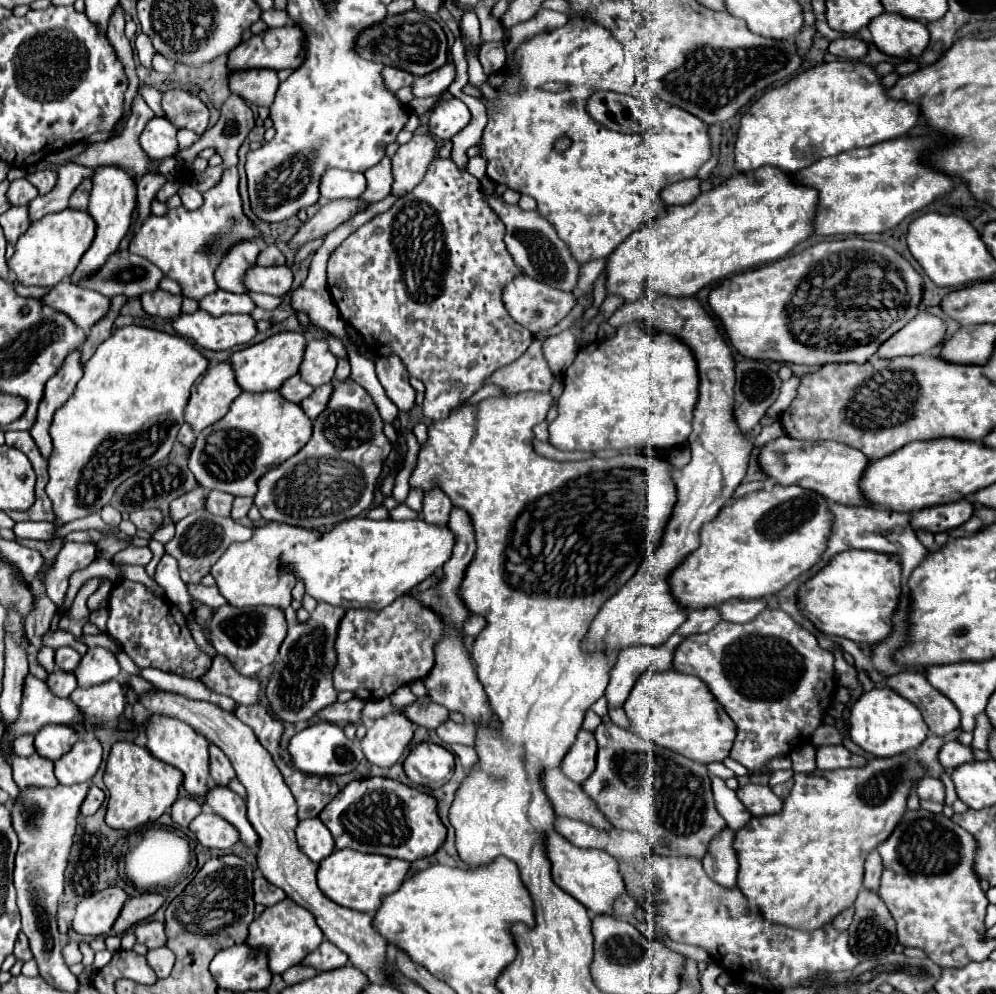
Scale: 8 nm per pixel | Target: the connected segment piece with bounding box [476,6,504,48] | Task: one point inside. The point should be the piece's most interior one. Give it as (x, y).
(491, 30)

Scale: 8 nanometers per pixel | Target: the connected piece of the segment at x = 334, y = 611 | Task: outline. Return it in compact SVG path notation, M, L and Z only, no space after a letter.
M318 602L310 620L298 622L288 628L288 636L280 646L280 656L272 664L270 682L266 686L266 698L282 722L302 722L312 720L320 710L336 702L338 690L332 684L332 670L336 666L336 636L340 620L344 618L344 608Z

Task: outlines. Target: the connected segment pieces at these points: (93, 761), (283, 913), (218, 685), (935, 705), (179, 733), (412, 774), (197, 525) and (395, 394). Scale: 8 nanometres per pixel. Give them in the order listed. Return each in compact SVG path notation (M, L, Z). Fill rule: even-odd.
M80 738L70 752L54 762L56 778L64 786L92 780L102 762L102 746L96 738Z
M282 900L270 908L266 908L252 924L250 924L250 932L246 938L246 944L252 946L250 950L260 950L266 952L266 960L268 960L268 968L272 970L272 974L282 974L284 970L300 964L312 950L316 950L316 946L324 940L322 930L316 924L316 918L304 910L302 906L294 904L292 900Z
M222 654L214 656L212 670L200 678L206 688L230 696L238 704L256 704L260 682L256 678L246 678L234 670L230 660Z
M904 670L890 676L886 682L900 696L916 704L916 708L922 712L926 726L936 736L946 736L960 726L960 712L952 706L952 702L948 702L948 698L944 698L944 694L928 684L924 672Z
M152 714L148 720L144 720L144 732L148 736L146 748L162 762L168 762L176 766L182 774L182 786L190 796L206 796L212 786L210 786L210 754L208 754L208 740L200 738L188 724L176 722L174 718L164 718Z
M434 742L416 744L404 760L406 776L414 784L426 786L430 790L442 788L450 780L452 770L454 770L454 754L446 746Z
M198 510L180 522L176 522L176 536L166 544L166 552L178 560L180 578L184 584L200 584L202 578L210 572L212 564L226 552L232 542L244 542L252 538L252 528L232 520L210 514L208 510Z
M378 356L376 374L388 398L398 406L400 412L408 414L416 404L416 390L408 382L408 372L404 370L404 364L396 356Z

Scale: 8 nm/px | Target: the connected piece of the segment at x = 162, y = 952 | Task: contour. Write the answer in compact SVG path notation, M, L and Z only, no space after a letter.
M168 948L150 950L150 952L146 954L146 958L148 958L148 964L150 964L150 968L156 972L158 978L166 978L166 976L172 972L174 954L172 954Z

